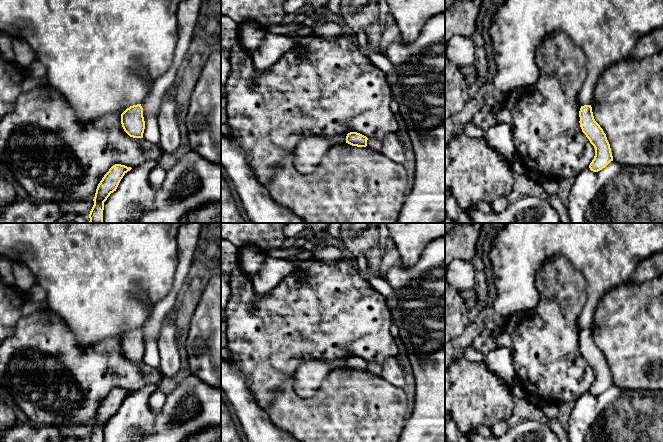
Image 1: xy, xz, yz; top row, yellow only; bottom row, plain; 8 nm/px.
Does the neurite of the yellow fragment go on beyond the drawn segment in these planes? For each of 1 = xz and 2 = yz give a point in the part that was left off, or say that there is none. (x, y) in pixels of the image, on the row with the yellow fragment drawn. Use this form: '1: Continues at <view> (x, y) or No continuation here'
1: No continuation here
2: No continuation here

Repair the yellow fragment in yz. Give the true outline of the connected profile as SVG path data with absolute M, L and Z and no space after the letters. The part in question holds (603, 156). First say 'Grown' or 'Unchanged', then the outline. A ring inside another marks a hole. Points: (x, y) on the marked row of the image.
Unchanged. M591 105L581 106L579 117L582 132L595 148L595 156L589 168L593 172L598 172L613 161L610 144L603 129L594 119Z

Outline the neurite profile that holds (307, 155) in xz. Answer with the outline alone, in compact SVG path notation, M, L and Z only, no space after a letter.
M308 136L302 139L293 152L296 169L304 174L312 173L323 155L335 144L324 137Z

